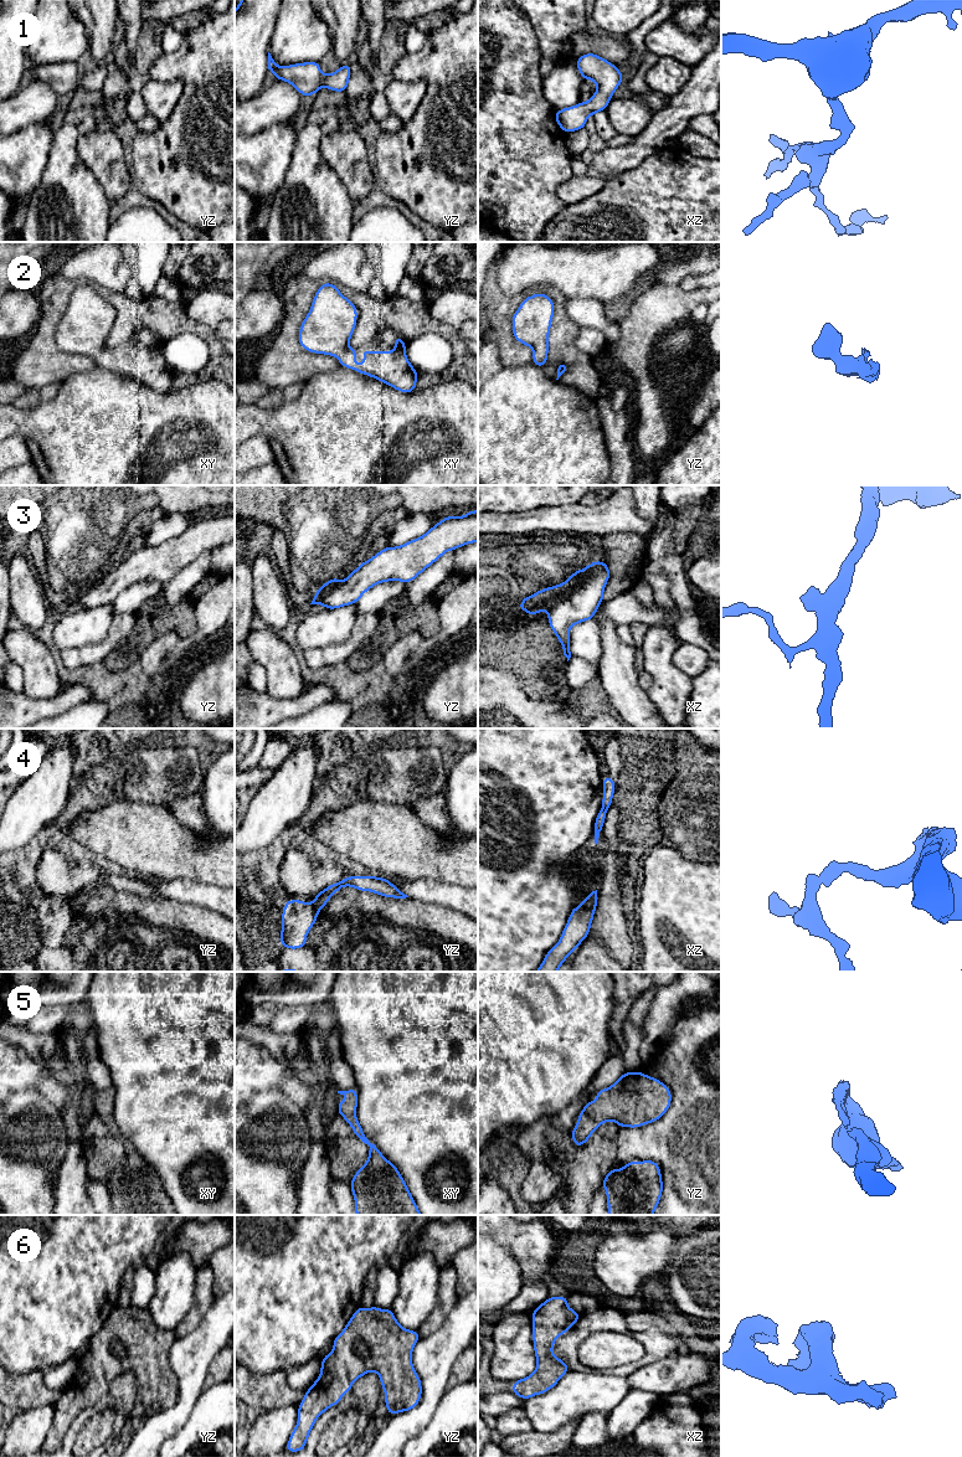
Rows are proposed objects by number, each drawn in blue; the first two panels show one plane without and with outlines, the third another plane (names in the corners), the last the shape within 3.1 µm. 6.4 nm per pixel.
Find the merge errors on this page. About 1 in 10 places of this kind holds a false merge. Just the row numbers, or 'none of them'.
3, 4

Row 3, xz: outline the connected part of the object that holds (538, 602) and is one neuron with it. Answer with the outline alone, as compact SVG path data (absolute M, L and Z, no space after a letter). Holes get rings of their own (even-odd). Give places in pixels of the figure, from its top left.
M575 571L564 583L546 587L529 597L524 597L518 608L525 611L529 616L535 616L545 611L551 603L567 596L573 588L578 587L581 582L581 572Z

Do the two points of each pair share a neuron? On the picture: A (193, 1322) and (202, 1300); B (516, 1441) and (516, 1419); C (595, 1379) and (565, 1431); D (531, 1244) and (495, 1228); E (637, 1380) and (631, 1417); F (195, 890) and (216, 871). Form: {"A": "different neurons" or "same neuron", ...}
{"A": "same neuron", "B": "different neurons", "C": "different neurons", "D": "same neuron", "E": "different neurons", "F": "different neurons"}

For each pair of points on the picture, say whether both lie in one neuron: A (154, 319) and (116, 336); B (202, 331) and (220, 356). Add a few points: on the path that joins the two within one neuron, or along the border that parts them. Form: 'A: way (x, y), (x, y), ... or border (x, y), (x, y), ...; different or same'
A: border (145, 300), (147, 309), (142, 325); different
B: way (209, 338), (217, 350); same

